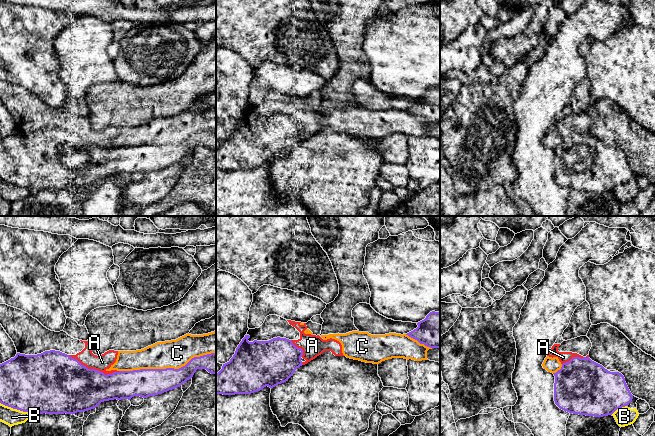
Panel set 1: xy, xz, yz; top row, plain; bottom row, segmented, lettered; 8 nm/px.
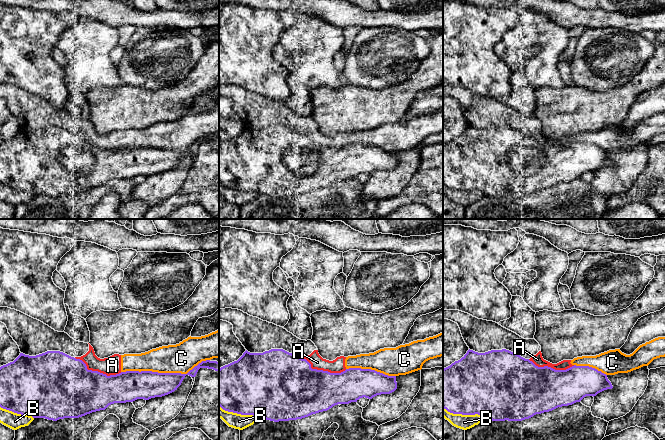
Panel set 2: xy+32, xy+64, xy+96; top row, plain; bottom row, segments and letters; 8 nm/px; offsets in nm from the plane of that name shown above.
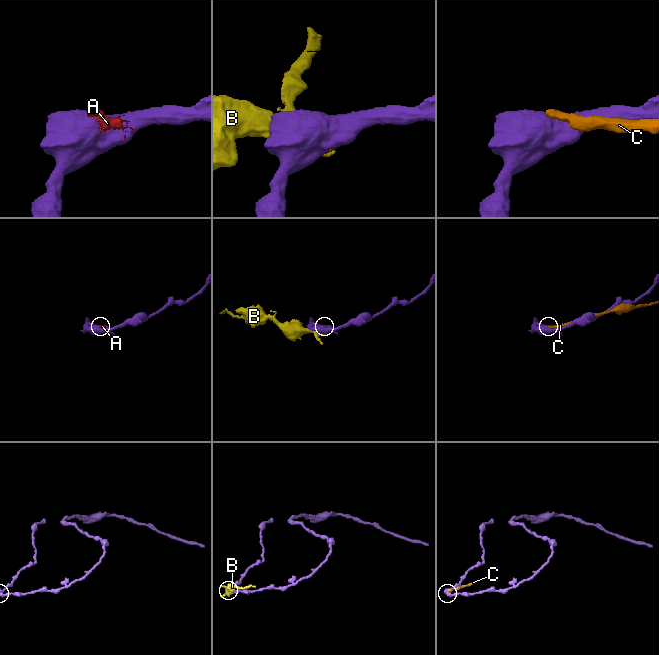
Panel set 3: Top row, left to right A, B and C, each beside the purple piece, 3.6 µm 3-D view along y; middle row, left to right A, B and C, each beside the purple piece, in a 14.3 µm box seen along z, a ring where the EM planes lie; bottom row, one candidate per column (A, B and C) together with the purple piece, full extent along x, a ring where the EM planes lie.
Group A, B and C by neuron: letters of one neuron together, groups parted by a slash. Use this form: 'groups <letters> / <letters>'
groups A C / B

